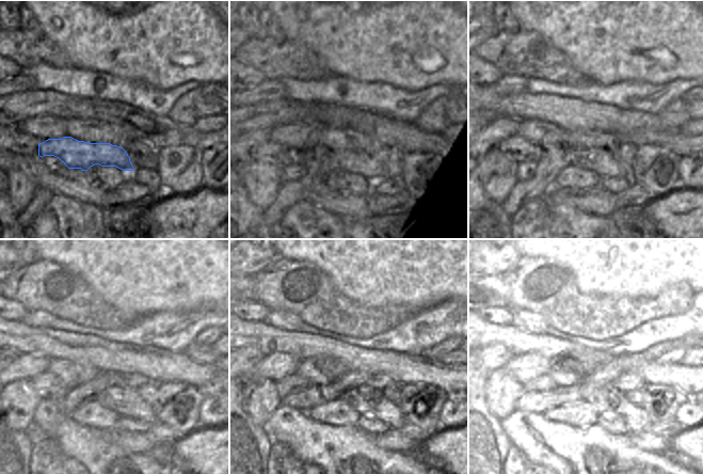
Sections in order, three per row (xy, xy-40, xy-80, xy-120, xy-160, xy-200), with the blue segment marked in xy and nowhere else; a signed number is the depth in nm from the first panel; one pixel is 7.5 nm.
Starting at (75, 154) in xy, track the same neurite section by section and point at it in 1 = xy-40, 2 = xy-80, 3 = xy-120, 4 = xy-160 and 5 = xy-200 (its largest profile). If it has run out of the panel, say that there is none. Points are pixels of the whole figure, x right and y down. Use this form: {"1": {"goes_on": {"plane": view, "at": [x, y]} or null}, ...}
{"1": {"goes_on": {"plane": "xy-40", "at": [362, 163]}}, "2": {"goes_on": {"plane": "xy-80", "at": [605, 163]}}, "3": {"goes_on": {"plane": "xy-120", "at": [126, 401]}}, "4": {"goes_on": {"plane": "xy-160", "at": [368, 400]}}, "5": {"goes_on": {"plane": "xy-200", "at": [604, 399]}}}

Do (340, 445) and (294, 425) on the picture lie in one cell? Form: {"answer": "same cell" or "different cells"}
{"answer": "same cell"}

